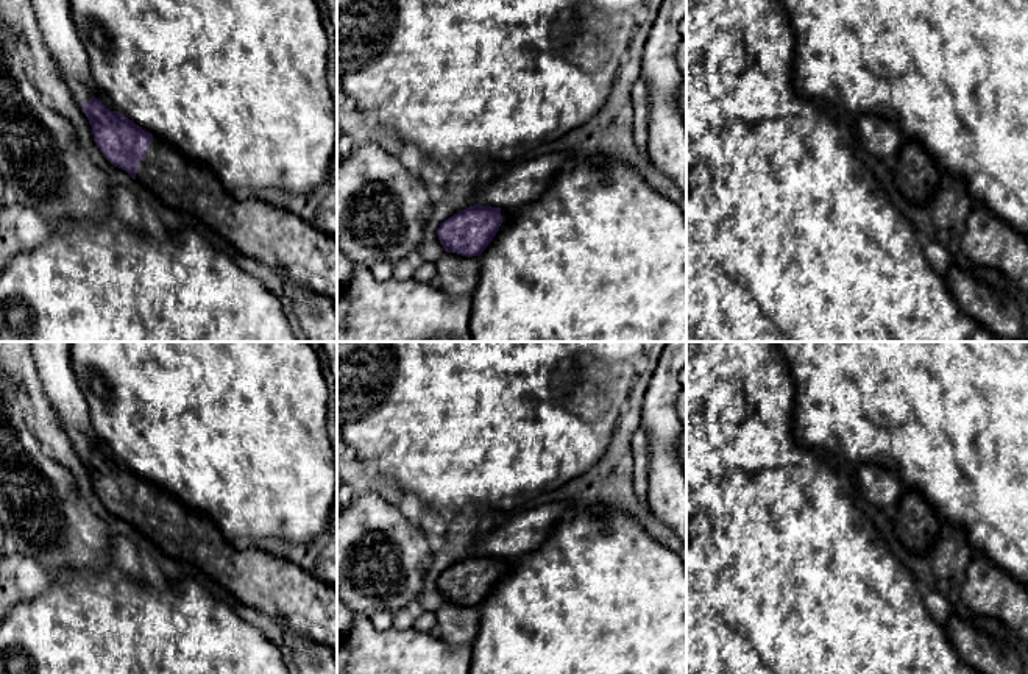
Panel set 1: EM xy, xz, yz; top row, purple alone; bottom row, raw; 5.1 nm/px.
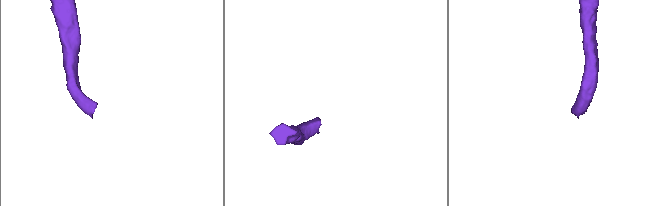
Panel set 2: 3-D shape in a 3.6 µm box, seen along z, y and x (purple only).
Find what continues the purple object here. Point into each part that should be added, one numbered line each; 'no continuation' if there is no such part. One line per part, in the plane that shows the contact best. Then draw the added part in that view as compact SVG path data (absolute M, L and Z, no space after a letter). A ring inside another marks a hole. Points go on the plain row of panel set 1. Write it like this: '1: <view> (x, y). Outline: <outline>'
1: xy (287, 593). Outline: M153 485L134 529L147 545L193 565L242 604L337 655L337 590L256 545L229 543L220 529Z

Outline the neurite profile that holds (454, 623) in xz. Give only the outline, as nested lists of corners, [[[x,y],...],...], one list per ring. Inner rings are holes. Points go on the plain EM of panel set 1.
[[[445,602],[435,612],[432,635],[449,644],[473,644],[479,632],[480,607]]]

